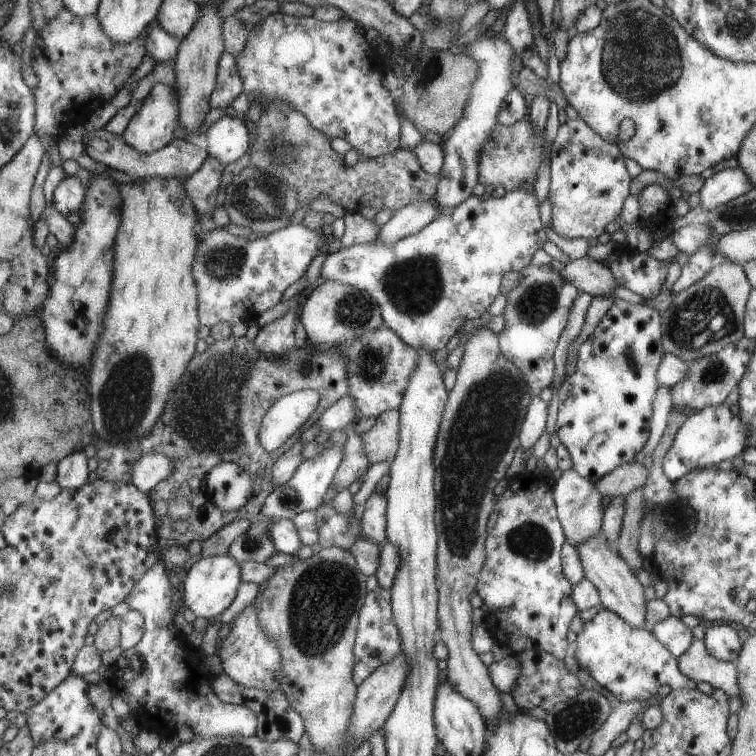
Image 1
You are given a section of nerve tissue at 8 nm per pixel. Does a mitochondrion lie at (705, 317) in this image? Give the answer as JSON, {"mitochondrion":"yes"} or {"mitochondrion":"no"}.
{"mitochondrion":"yes"}

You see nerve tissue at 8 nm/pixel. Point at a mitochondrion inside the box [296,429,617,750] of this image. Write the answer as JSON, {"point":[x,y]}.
{"point":[579,719]}

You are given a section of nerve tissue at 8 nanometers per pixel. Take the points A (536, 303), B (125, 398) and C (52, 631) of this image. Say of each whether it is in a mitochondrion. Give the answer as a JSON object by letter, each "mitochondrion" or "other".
{"A":"mitochondrion","B":"mitochondrion","C":"other"}

